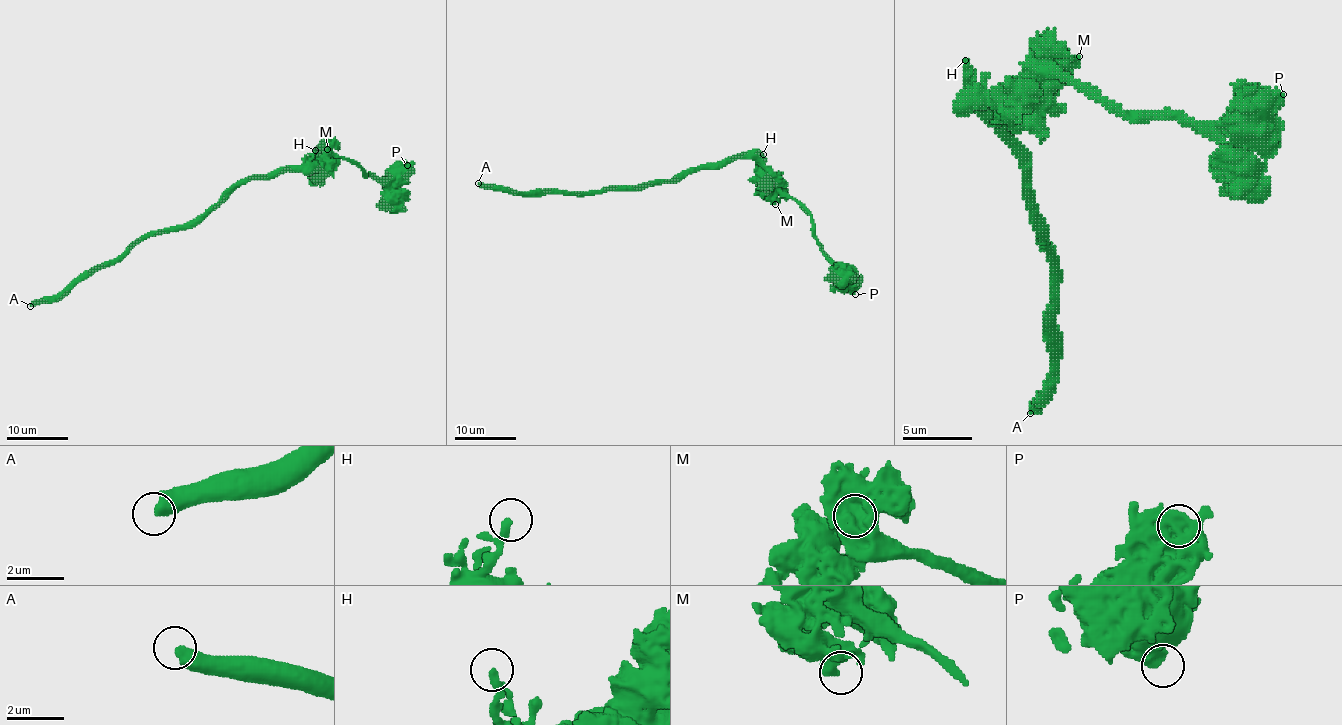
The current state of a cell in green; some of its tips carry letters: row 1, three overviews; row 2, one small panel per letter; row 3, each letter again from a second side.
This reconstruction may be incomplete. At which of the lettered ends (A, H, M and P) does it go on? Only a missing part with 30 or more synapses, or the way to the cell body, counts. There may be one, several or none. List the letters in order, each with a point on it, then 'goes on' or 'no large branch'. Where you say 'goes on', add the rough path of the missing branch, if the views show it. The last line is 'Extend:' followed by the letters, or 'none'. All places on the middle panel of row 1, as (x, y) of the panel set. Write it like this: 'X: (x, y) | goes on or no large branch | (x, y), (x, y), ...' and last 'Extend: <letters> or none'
A: (478, 183) | goes on
H: (763, 154) | no large branch
M: (775, 204) | no large branch
P: (855, 294) | no large branch
Extend: A

